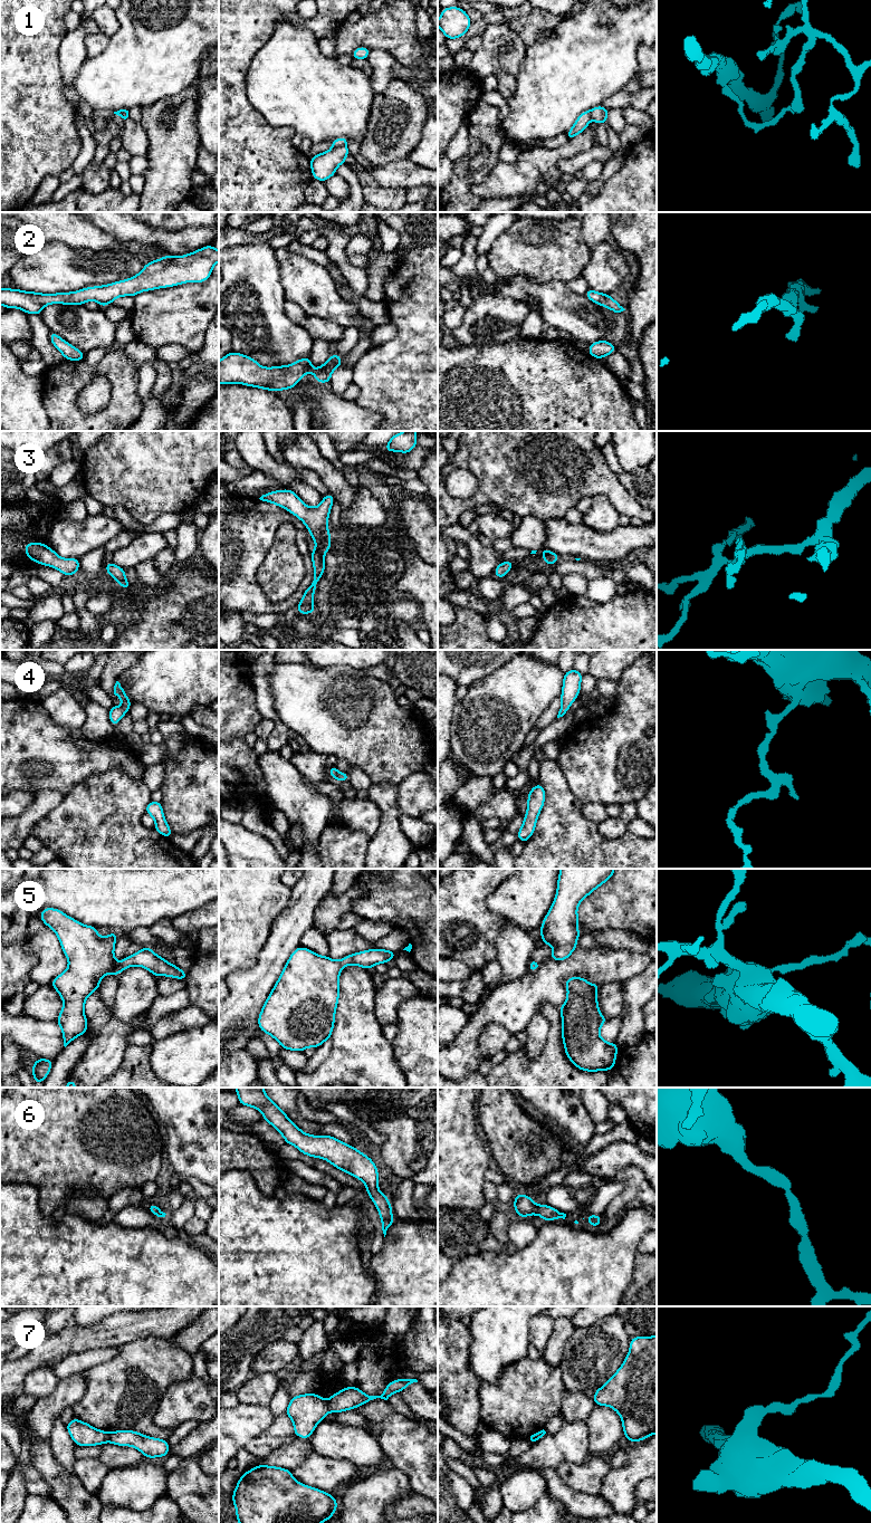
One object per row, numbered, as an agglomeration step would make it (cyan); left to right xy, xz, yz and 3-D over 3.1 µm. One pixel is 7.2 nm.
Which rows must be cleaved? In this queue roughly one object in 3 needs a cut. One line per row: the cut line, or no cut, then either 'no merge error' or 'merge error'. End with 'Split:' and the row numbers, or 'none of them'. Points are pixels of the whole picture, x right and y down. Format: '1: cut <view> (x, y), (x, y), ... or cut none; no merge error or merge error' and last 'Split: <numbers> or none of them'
1: cut xz (345, 144), (334, 147); merge error
2: cut none; no merge error
3: cut none; no merge error
4: cut none; no merge error
5: cut none; no merge error
6: cut none; no merge error
7: cut xz (326, 1400), (331, 1410); merge error
Split: 1, 7

